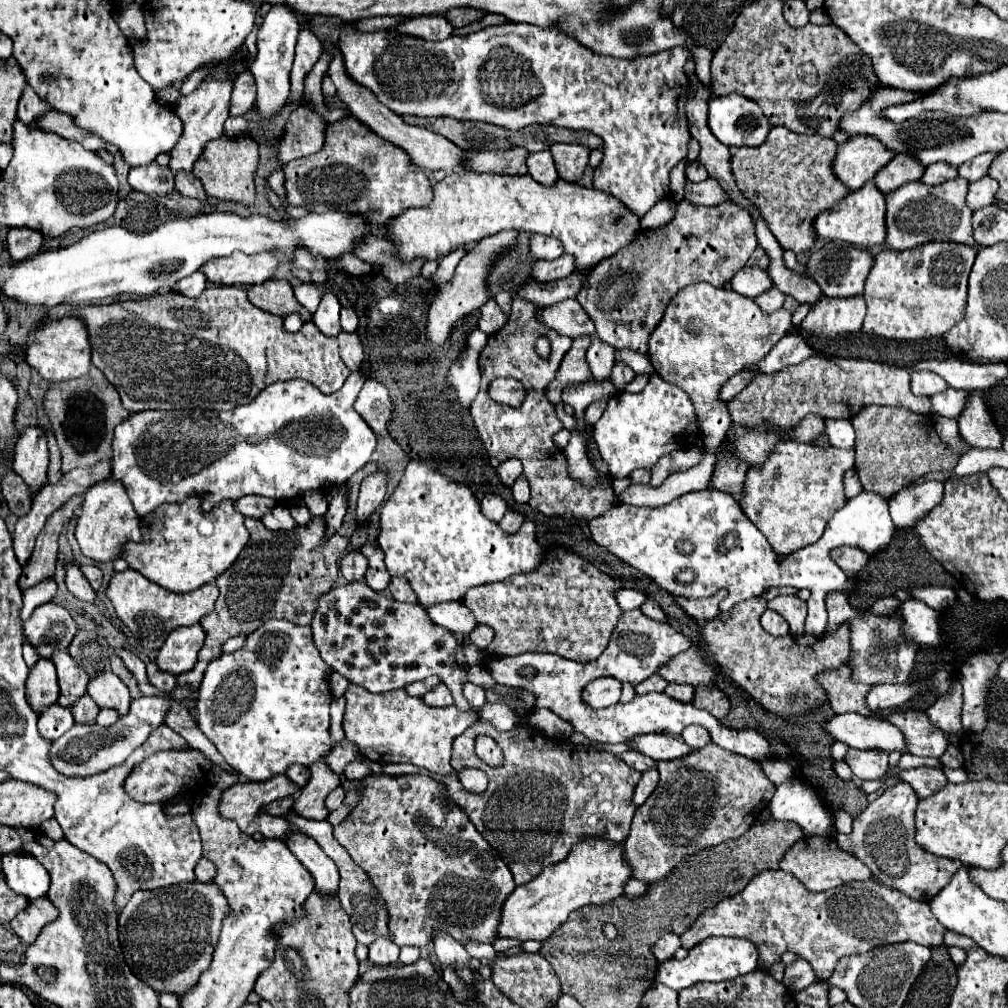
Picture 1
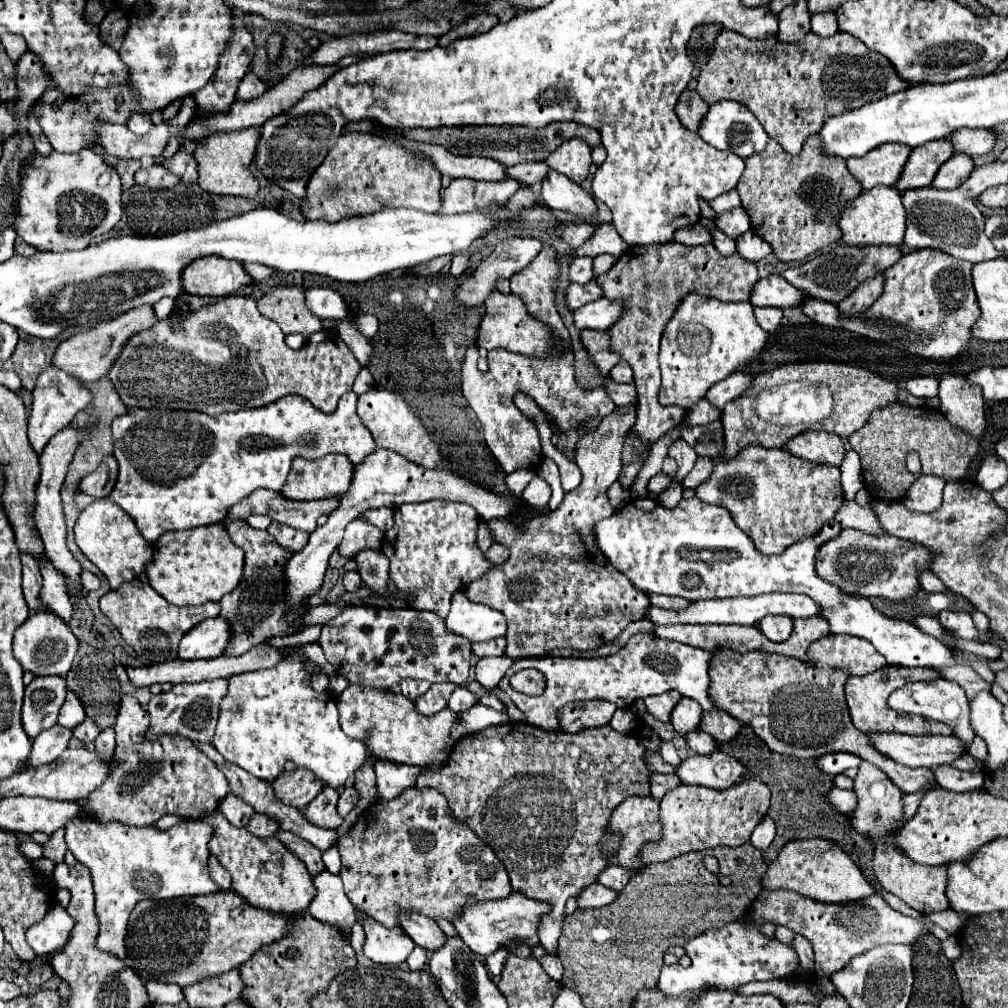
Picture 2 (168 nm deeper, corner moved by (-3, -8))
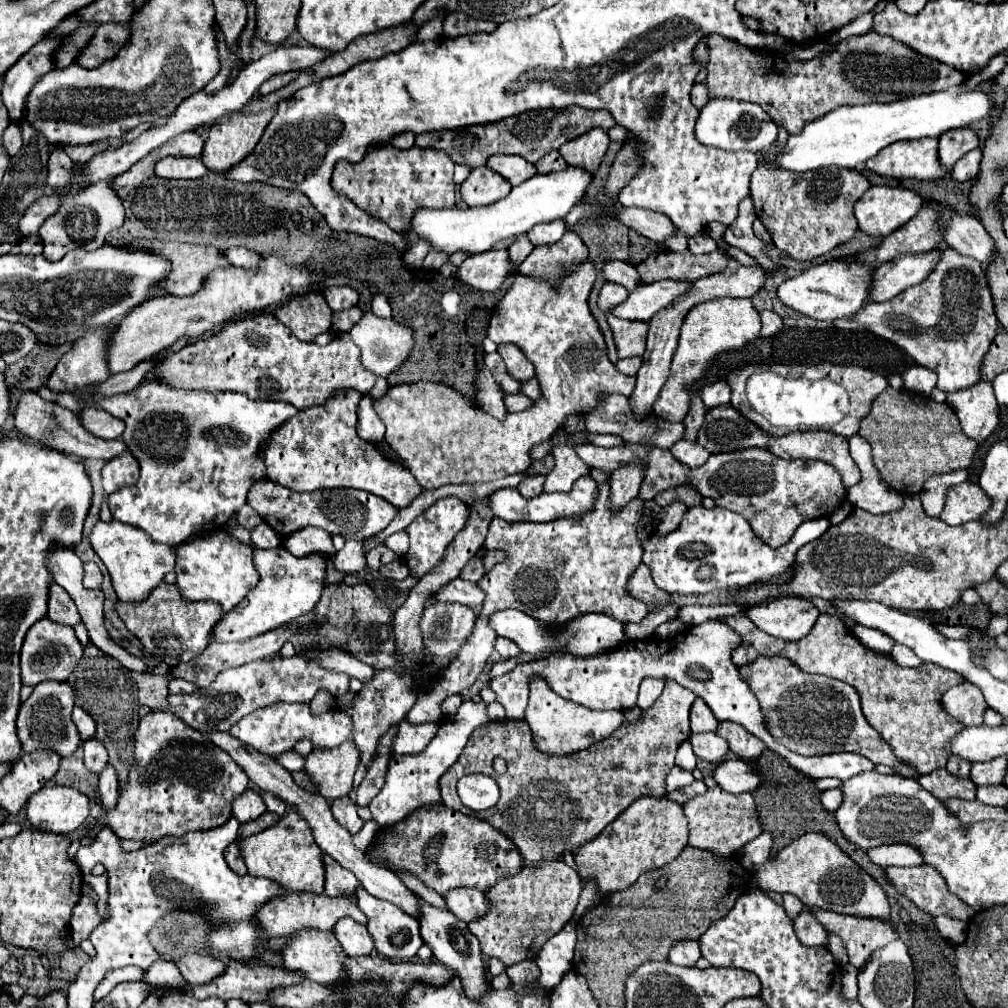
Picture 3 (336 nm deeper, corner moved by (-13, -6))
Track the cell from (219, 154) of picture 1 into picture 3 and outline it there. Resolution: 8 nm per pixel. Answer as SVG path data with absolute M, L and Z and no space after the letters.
M276 108L260 112L260 114L244 114L244 112L236 112L220 122L216 122L210 130L208 130L208 140L206 140L206 156L202 152L202 162L206 164L208 170L222 174L228 168L236 166L240 160L244 160L252 148L258 144L258 140L264 134L264 128L268 126L268 122L272 120L272 116L276 114Z

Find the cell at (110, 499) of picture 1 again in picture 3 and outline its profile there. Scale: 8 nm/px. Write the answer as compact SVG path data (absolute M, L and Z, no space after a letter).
M100 520L92 528L90 542L94 552L108 568L114 592L120 602L144 602L144 598L148 598L148 592L152 592L170 570L174 570L176 550L172 546L162 546L148 538L148 534L144 534L142 530L122 524L118 520L112 522Z

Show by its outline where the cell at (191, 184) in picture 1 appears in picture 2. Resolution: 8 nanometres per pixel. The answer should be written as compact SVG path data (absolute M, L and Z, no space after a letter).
M180 150L174 158L166 160L164 162L164 168L168 172L174 172L180 176L180 180L190 186L190 184L196 184L198 182L198 168L196 168L196 160L192 154L188 154L186 150Z

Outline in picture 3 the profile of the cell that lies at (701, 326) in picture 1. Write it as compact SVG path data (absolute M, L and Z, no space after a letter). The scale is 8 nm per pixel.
M716 298L704 304L696 304L690 314L684 318L684 324L680 328L680 344L672 360L672 370L668 376L668 382L660 390L656 402L654 402L654 412L660 418L672 420L672 422L682 422L690 408L690 394L686 390L688 384L696 382L698 378L704 376L708 362L726 350L738 350L744 344L752 342L760 334L760 314L754 310L750 300L744 298Z

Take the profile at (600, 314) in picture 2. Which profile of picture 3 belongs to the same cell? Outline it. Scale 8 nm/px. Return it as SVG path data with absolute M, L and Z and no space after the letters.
M660 280L654 284L644 284L632 290L628 300L612 308L610 314L624 320L648 322L656 312L670 306L678 296L686 294L690 288L692 282L688 280Z

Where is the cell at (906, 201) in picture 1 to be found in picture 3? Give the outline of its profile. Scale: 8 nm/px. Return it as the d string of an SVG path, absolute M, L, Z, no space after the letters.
M954 212L952 218L946 218L944 242L952 246L958 254L976 258L982 266L988 266L994 254L992 238L986 234L980 220L968 214Z

